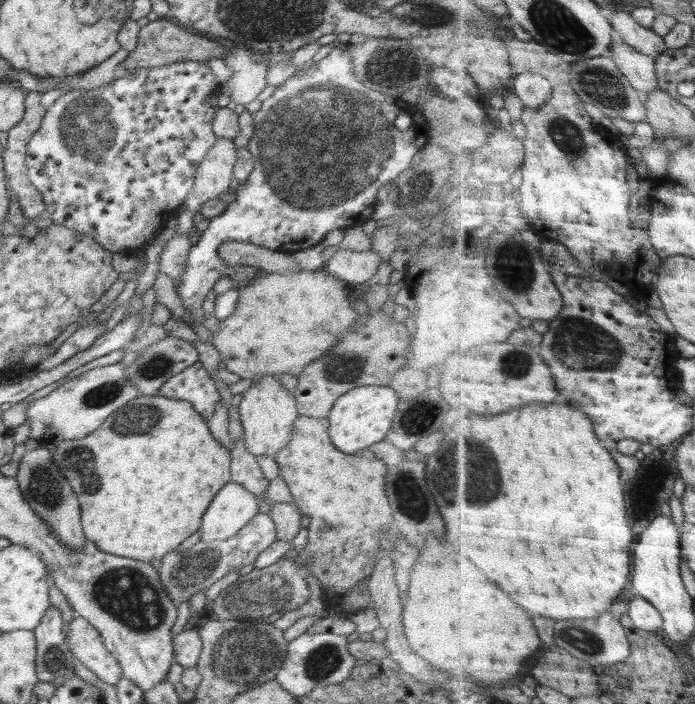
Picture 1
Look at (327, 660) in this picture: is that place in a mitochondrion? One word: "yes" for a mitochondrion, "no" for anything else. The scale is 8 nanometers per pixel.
yes

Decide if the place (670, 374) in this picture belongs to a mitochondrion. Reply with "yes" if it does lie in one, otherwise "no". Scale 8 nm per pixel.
no

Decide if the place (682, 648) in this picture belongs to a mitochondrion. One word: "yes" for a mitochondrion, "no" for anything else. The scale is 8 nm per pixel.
no

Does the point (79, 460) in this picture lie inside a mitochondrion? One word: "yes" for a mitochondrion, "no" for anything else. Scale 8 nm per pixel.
yes

